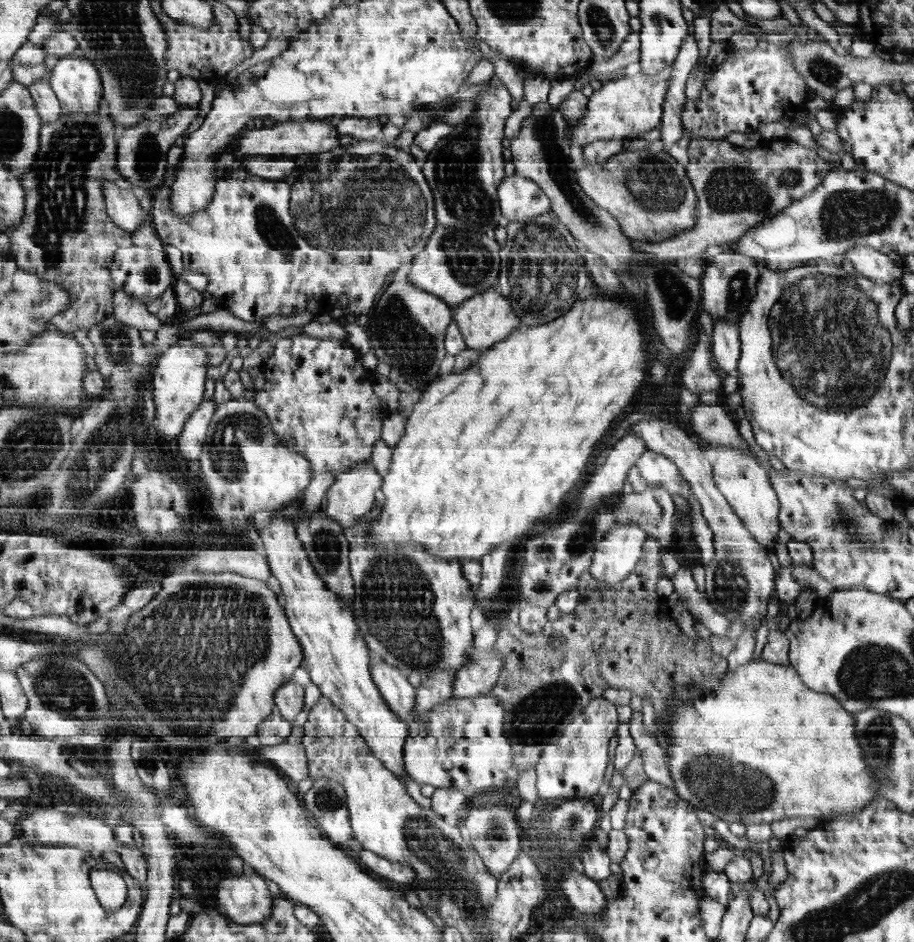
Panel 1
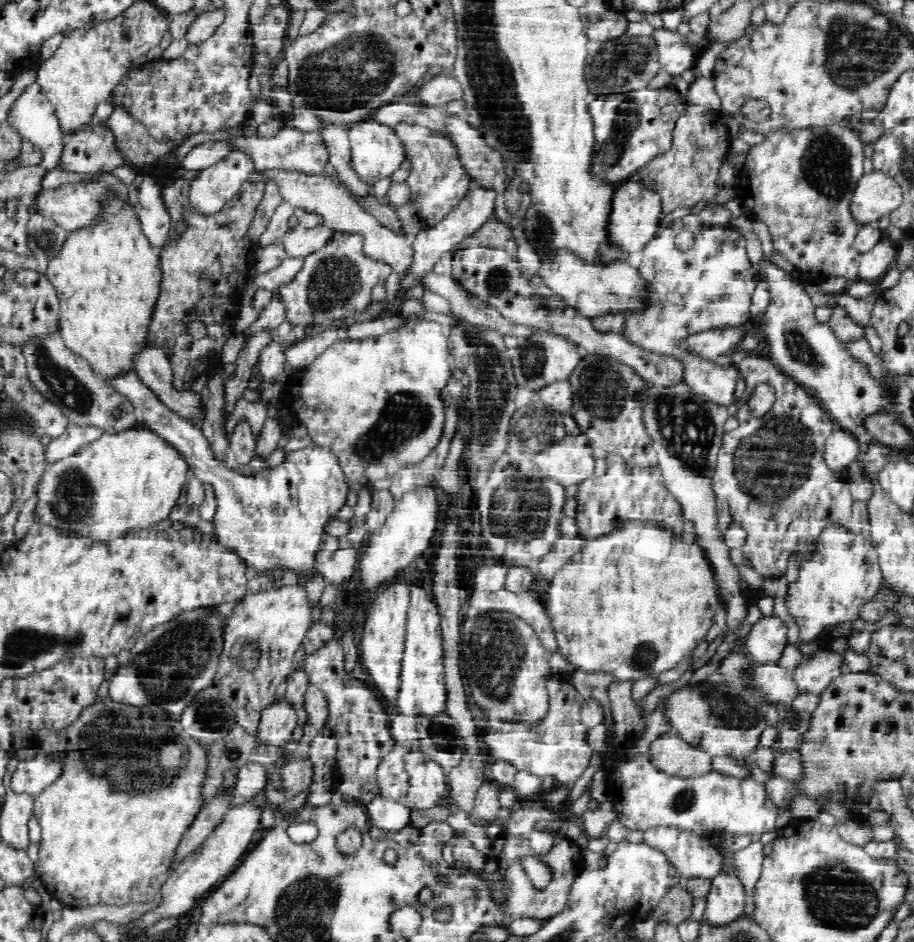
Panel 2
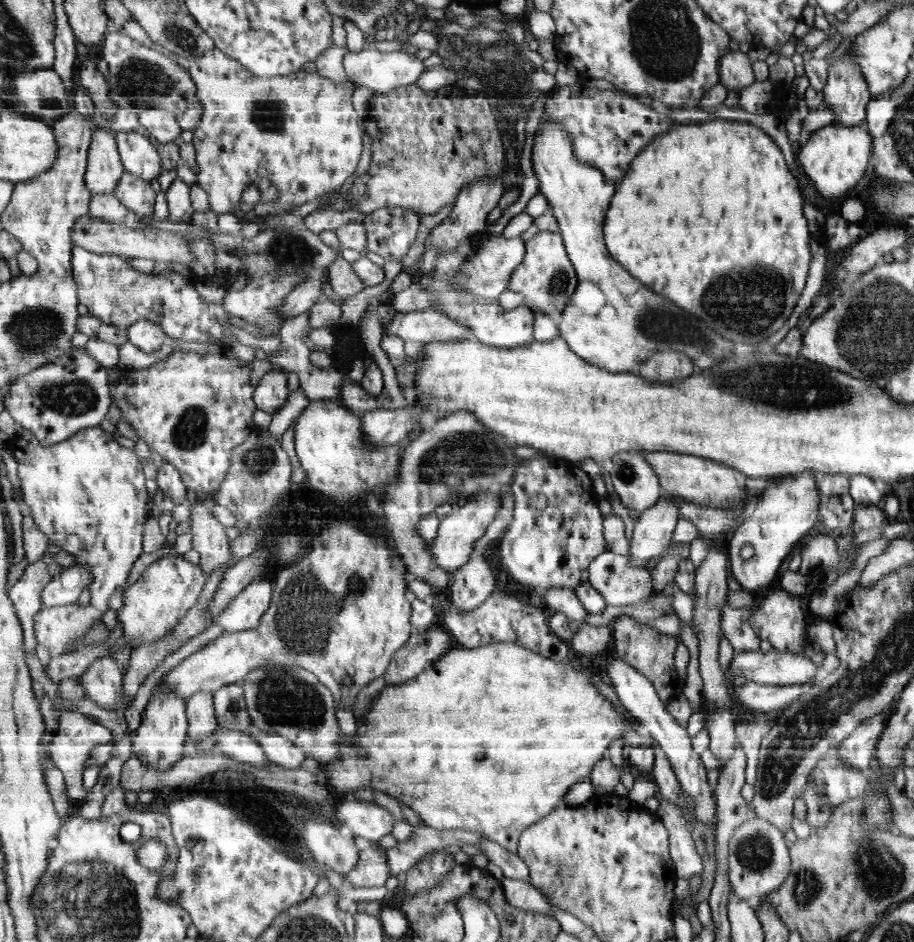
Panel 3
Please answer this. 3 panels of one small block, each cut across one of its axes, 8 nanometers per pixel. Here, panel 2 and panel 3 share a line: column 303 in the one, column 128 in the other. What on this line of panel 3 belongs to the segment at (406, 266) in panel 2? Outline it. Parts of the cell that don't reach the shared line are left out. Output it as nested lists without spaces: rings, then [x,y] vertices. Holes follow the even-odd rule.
[[[127,172],[121,178],[115,194],[127,208],[137,212],[139,216],[149,216],[149,214],[155,212],[157,194],[153,192],[151,184],[147,180],[143,180],[141,176],[135,176],[135,174]]]

